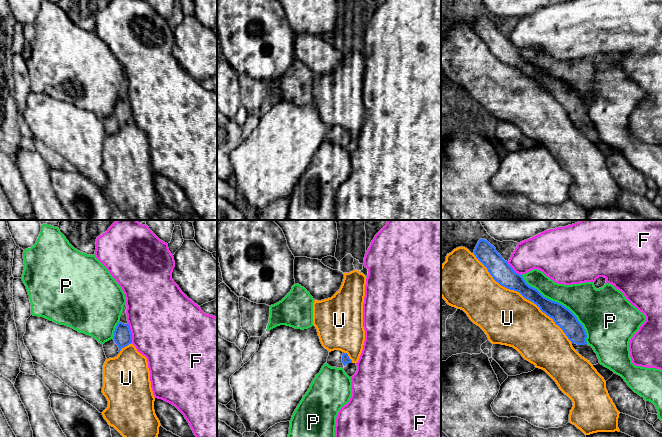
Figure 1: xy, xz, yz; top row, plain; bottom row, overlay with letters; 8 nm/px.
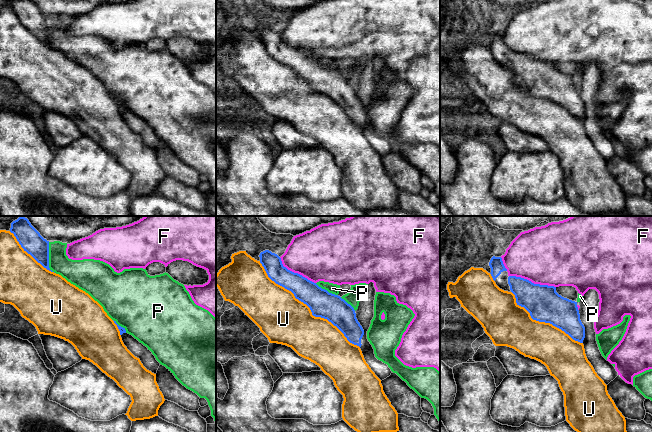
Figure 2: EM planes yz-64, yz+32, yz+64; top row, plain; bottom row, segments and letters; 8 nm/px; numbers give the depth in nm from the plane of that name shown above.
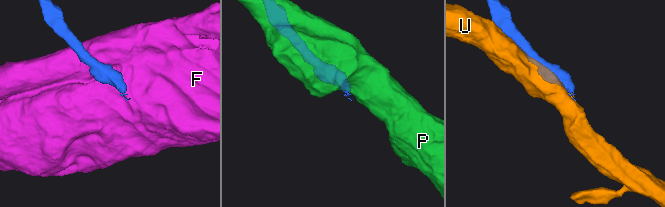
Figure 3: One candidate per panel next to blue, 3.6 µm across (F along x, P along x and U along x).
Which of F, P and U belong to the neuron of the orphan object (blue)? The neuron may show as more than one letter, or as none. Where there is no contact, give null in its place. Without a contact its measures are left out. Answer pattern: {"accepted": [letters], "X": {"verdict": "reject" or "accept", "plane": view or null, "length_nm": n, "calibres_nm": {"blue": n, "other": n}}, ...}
{"accepted": [], "F": {"verdict": "reject", "plane": "xy", "length_nm": 160, "calibres_nm": {"blue": 150, "other": 480}}, "P": {"verdict": "reject", "plane": "yz", "length_nm": 750, "calibres_nm": {"blue": 160, "other": 300}}, "U": {"verdict": "reject", "plane": "yz", "length_nm": 1050, "calibres_nm": {"blue": 170, "other": 440}}}

